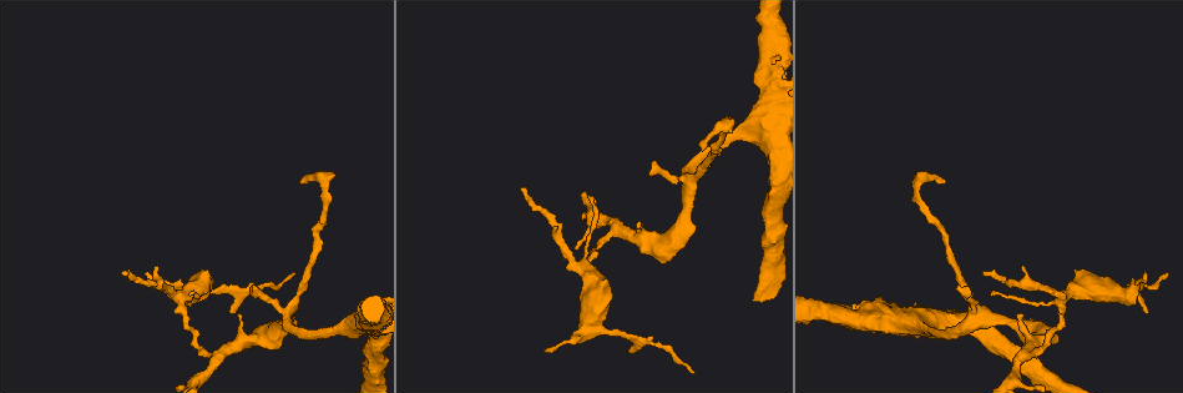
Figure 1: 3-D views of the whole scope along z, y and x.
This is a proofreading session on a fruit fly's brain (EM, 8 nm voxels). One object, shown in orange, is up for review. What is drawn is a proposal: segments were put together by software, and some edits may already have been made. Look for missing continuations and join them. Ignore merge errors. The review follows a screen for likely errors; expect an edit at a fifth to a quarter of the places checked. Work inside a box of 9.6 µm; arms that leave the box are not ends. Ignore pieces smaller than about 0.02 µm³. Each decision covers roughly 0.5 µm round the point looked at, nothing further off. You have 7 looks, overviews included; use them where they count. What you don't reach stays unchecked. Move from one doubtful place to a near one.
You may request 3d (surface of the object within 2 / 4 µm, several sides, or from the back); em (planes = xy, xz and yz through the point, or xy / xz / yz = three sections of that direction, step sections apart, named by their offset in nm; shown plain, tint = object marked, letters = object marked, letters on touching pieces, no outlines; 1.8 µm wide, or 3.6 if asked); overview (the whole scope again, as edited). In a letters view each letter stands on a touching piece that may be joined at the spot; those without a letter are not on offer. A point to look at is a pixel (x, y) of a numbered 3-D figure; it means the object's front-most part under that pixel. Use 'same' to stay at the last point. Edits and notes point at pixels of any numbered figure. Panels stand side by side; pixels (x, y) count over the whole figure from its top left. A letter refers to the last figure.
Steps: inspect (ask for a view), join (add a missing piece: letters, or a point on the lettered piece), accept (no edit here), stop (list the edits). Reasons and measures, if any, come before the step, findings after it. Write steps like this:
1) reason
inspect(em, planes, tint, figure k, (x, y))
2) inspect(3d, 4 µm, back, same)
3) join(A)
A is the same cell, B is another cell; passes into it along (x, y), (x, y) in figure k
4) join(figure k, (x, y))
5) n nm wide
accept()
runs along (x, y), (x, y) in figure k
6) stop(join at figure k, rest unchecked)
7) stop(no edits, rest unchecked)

free end
inspect(3d, 2 µm, figure 1, (549, 351))

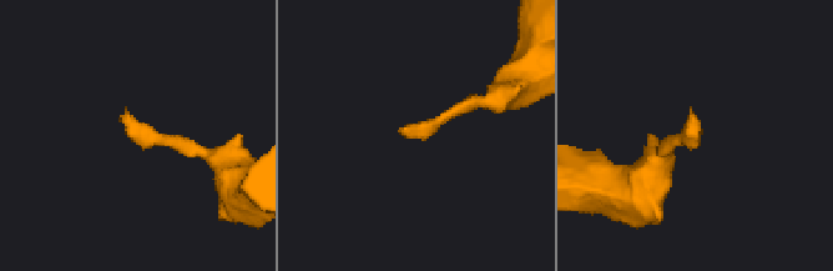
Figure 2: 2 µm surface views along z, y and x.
inspect(em, yz, step 8, plain, figure 2, (402, 129))

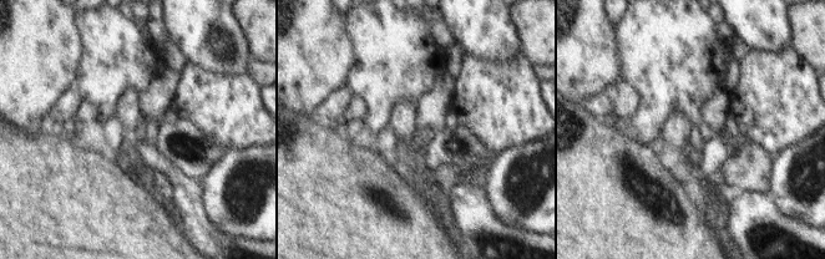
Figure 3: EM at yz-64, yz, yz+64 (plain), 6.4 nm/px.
inspect(em, yz, step 8, letters, same)

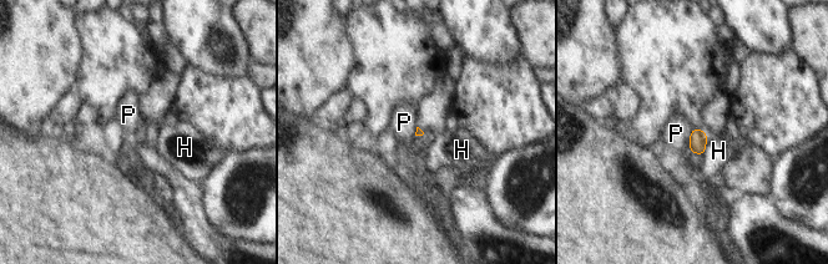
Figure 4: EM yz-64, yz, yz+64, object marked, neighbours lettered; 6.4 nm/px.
P touches over 160 nm
accept()
H and P are other cells; border along (692, 127), (688, 151) in figure 4; none of them fits

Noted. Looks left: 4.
sudden change in width
inspect(em, planes, letters, figure 1, (279, 326))

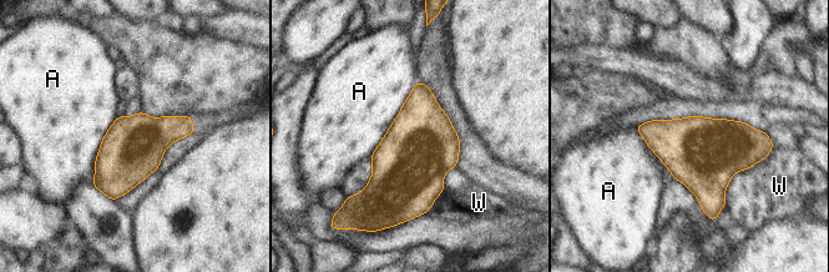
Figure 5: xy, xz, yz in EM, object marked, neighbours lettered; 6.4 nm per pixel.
accept()
A and W are other cells; border along (416, 82), (384, 137), (369, 157) in figure 5; none of them fits

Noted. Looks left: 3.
free end
inspect(em, planes, letters, figure 1, (254, 285))

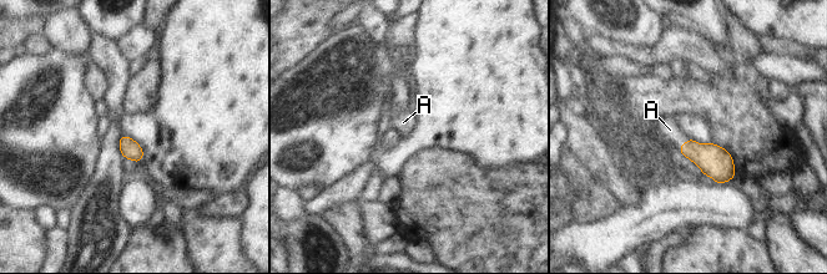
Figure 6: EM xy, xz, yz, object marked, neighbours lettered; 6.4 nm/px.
A touches over 100 nm
join(figure 6, (670, 130))
A is the same cell; it goes on there

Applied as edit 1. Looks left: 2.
stop(join at figure 6, rest unchecked)

